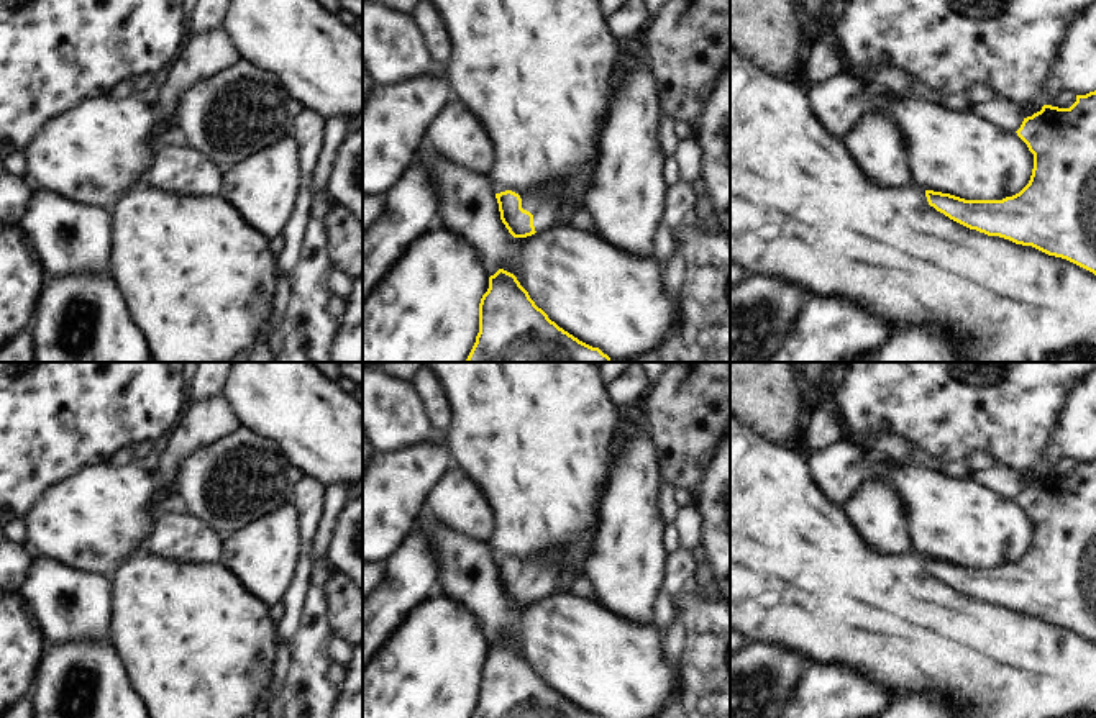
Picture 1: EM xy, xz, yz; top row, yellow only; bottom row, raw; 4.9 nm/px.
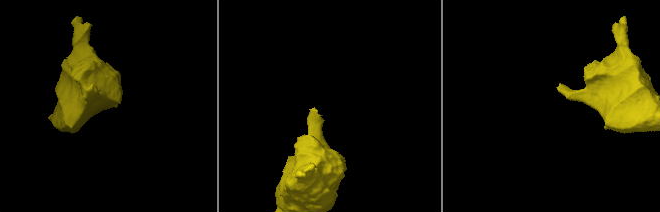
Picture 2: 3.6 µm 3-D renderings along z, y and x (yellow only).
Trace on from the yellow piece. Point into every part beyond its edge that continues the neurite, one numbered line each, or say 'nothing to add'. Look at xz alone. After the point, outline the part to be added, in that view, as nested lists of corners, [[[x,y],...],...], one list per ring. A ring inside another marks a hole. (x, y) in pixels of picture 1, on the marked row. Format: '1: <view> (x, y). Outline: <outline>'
1: xz (540, 202). Outline: [[[533,189],[518,193],[522,208],[533,215],[535,231],[545,231],[561,220],[561,211],[556,208],[558,192],[553,189]]]

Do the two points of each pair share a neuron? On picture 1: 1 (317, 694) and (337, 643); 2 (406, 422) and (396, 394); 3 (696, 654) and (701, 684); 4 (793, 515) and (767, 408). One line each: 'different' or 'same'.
1: different
2: same
3: same
4: different

